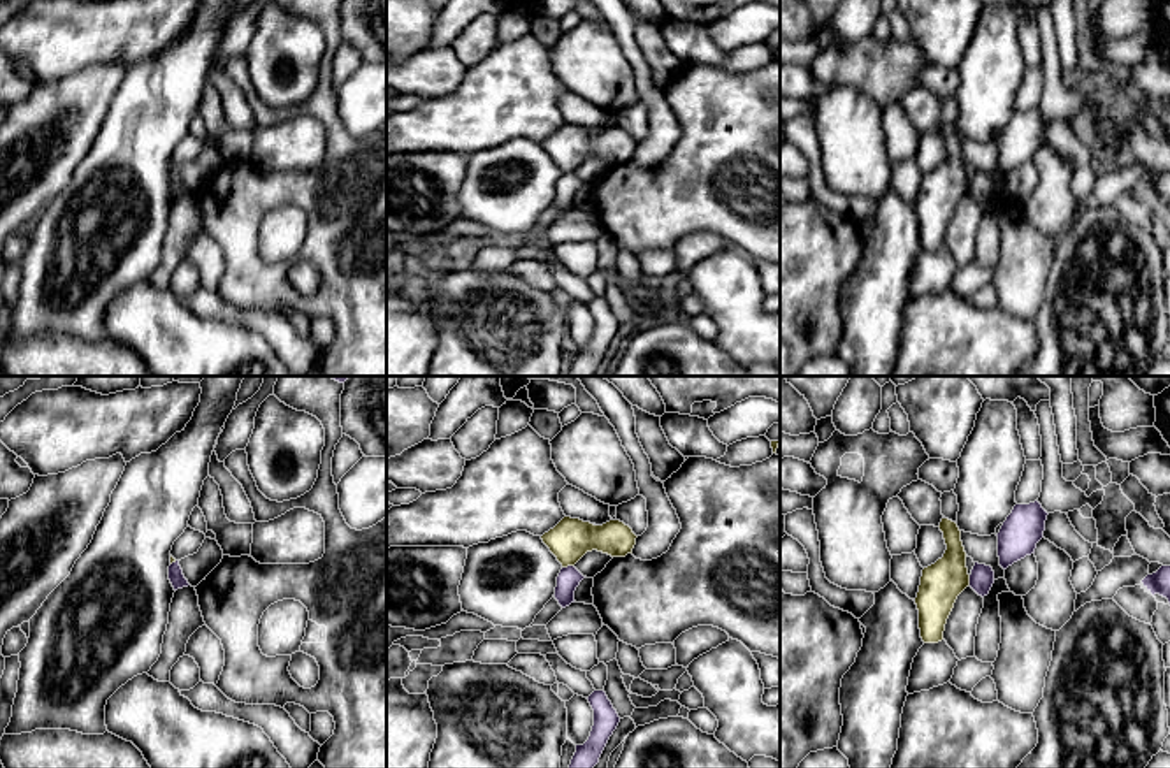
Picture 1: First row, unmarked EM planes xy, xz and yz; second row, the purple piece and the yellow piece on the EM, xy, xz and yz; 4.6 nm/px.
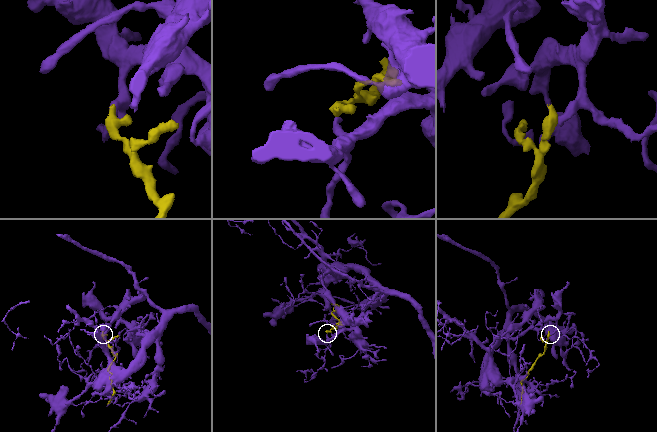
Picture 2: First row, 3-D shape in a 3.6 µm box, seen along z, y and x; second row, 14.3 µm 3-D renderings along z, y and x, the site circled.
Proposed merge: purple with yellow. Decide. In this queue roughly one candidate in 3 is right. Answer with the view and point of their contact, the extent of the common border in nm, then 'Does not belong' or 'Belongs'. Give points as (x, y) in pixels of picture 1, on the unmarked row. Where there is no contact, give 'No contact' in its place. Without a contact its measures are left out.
Touches purple at xz (568, 173). Shared border 60 nm. Does not belong

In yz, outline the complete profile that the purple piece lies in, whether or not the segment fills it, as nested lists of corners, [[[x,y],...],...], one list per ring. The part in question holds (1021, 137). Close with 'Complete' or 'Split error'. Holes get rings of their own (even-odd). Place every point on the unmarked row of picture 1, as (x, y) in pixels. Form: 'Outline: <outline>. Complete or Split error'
Outline: [[[1038,107],[1014,112],[996,141],[1003,176],[1035,160],[1036,149],[1044,144],[1047,121]]]. Complete

